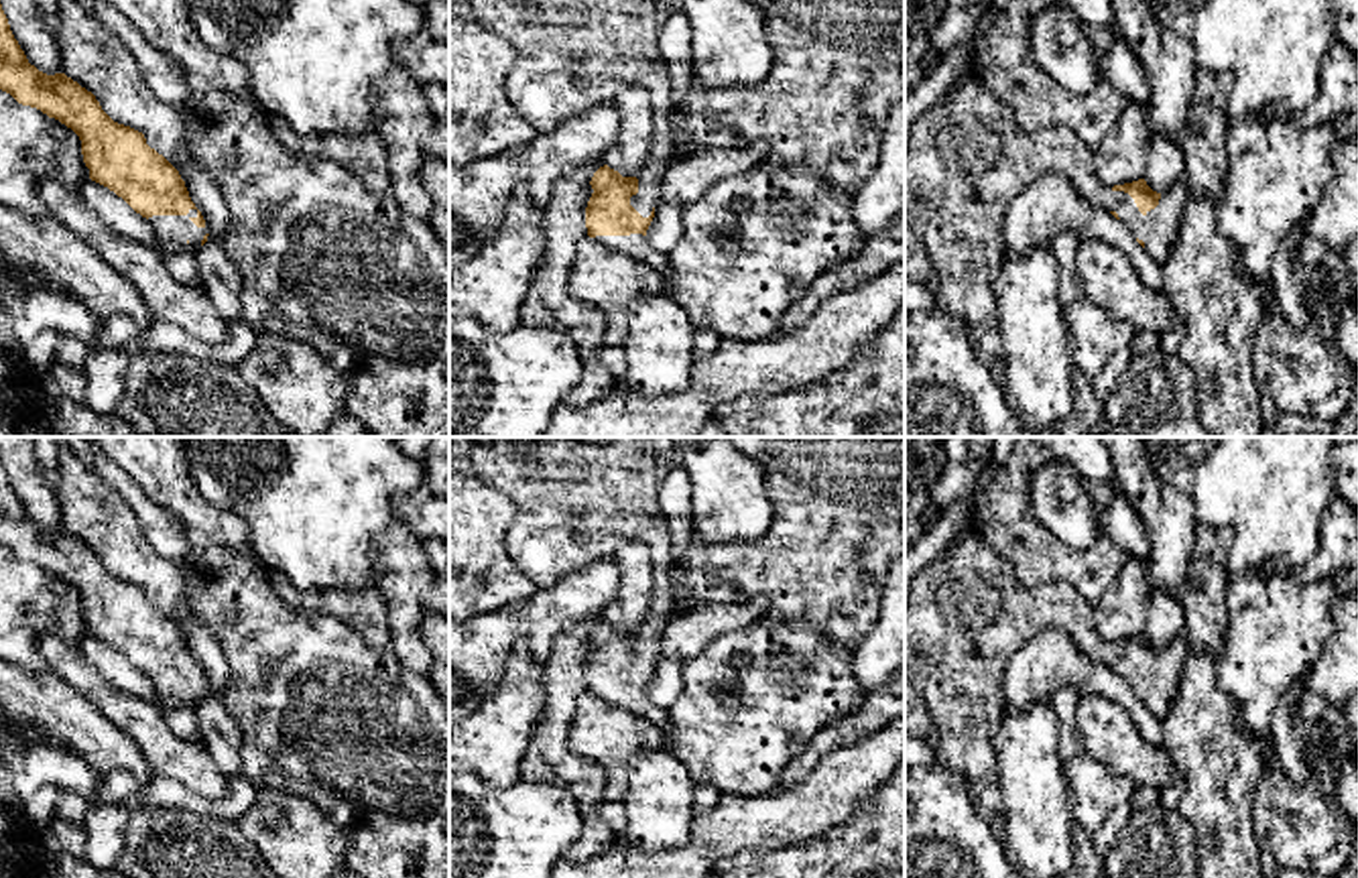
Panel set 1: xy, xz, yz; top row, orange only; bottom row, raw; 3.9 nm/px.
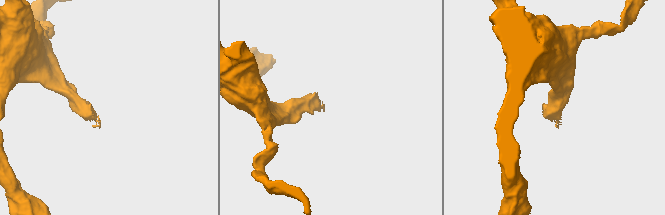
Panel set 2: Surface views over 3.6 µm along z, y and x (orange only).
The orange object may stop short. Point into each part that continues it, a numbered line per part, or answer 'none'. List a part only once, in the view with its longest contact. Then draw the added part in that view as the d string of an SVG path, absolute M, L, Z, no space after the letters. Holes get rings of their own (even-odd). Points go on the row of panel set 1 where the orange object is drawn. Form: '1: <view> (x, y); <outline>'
1: xy (173, 232); M189 209L187 215L152 215L148 222L159 236L159 246L163 250L189 250L197 254L203 236L207 234L207 226L197 228L191 222L193 217L197 217L197 209Z

